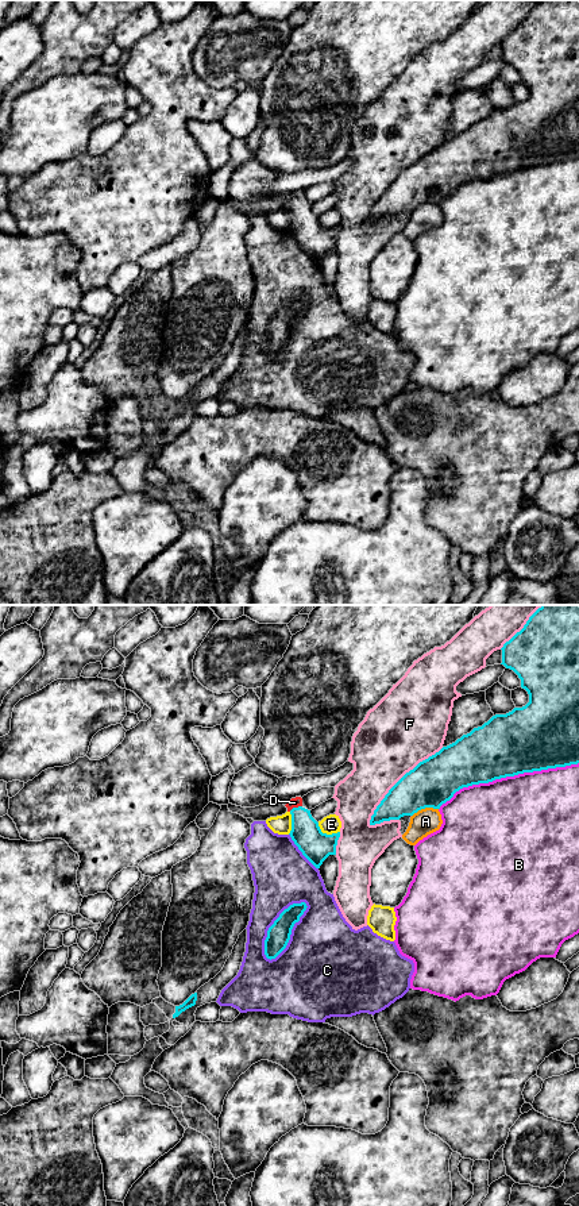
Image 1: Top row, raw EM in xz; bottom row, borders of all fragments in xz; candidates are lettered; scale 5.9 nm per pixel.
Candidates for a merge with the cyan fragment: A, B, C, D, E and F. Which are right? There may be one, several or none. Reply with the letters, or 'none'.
D

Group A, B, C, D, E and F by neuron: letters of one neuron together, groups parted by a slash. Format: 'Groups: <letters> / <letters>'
Groups: A / B / C / D / E / F

